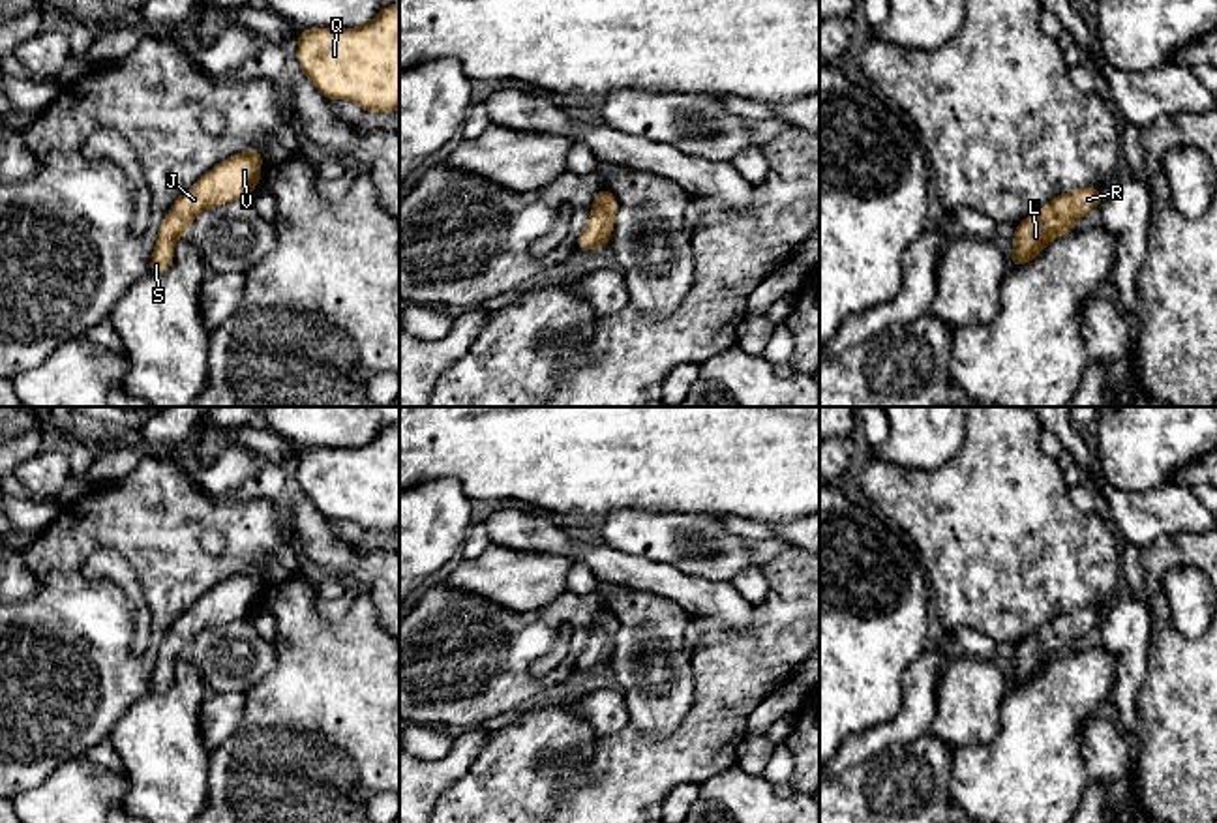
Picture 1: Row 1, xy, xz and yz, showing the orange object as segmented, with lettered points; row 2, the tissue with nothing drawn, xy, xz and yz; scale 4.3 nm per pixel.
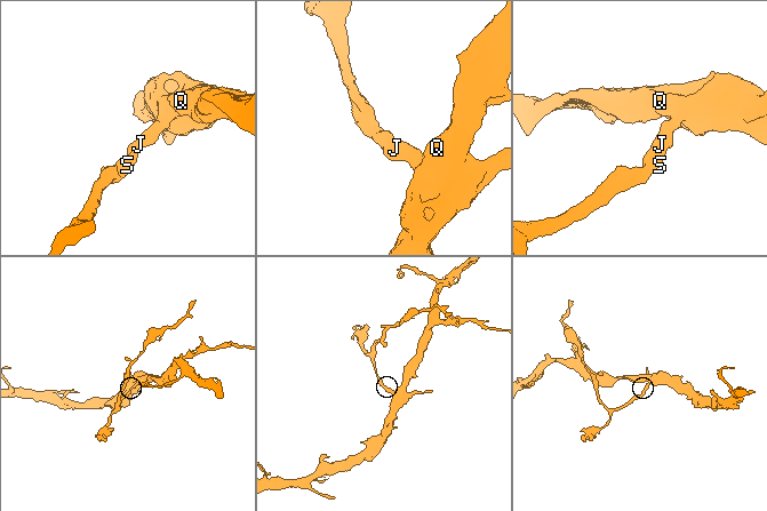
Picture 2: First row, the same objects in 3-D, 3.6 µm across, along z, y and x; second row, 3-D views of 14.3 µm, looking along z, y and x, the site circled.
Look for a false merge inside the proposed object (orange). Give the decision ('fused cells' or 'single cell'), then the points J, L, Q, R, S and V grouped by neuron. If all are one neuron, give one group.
single cell; groups J L Q R S V

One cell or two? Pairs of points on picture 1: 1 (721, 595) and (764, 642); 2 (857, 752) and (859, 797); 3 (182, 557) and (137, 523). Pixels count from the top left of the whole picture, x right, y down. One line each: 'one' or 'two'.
1: two
2: two
3: one

